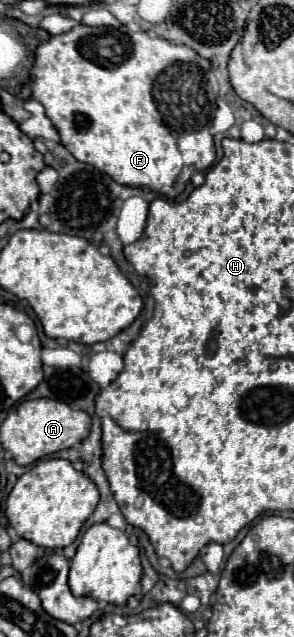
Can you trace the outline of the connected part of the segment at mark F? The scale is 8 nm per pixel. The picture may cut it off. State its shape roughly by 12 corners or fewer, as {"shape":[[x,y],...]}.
{"shape":[[76,24],[36,48],[60,144],[176,198],[216,158],[208,60]]}

